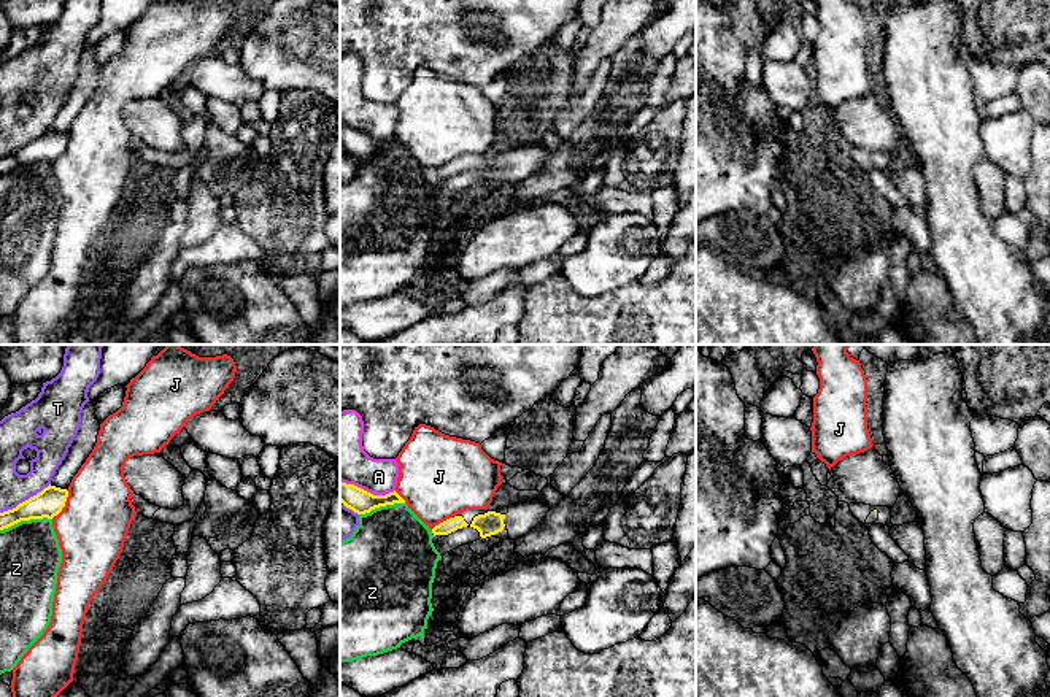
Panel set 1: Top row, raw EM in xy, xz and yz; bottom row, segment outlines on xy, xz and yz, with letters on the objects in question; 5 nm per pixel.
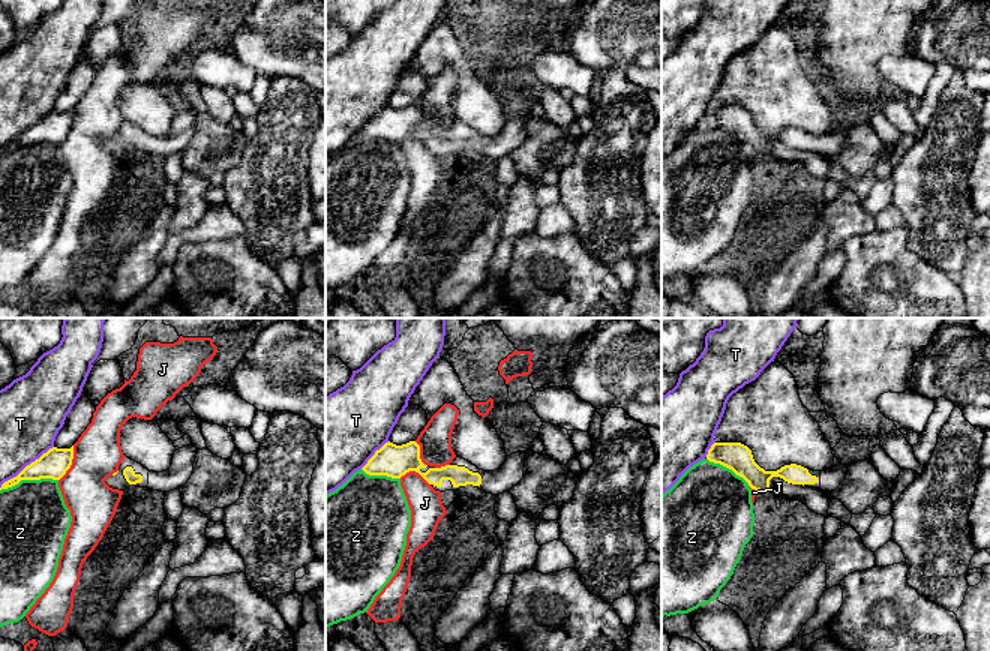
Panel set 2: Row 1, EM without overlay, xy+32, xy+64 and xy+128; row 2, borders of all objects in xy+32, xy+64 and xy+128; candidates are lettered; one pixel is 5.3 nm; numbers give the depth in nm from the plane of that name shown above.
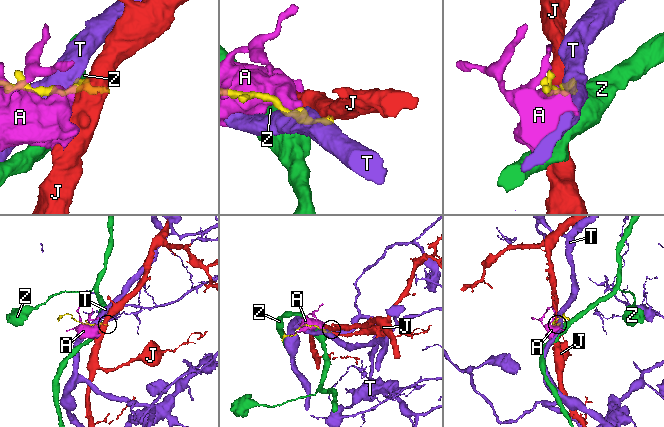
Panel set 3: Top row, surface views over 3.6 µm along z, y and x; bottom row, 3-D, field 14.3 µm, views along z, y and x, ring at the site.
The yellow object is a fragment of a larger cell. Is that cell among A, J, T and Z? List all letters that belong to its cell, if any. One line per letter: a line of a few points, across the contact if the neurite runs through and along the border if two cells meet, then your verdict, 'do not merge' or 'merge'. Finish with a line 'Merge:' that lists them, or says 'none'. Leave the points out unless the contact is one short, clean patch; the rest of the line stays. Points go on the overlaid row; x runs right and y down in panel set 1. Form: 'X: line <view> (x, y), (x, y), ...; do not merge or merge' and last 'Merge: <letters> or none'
A: do not merge
J: do not merge
T: line xy (50, 483), (0, 513); do not merge
Z: line xy (51, 518), (21, 519), (0, 531); do not merge
Merge: none

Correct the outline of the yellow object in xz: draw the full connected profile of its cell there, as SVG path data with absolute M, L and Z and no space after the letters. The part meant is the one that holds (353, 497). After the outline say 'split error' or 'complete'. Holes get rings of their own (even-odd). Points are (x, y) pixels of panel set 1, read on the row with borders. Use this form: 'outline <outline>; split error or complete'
outline M340 481L340 502L357 514L370 513L375 508L405 503L405 500L394 491L386 495L373 495L354 484Z; complete

